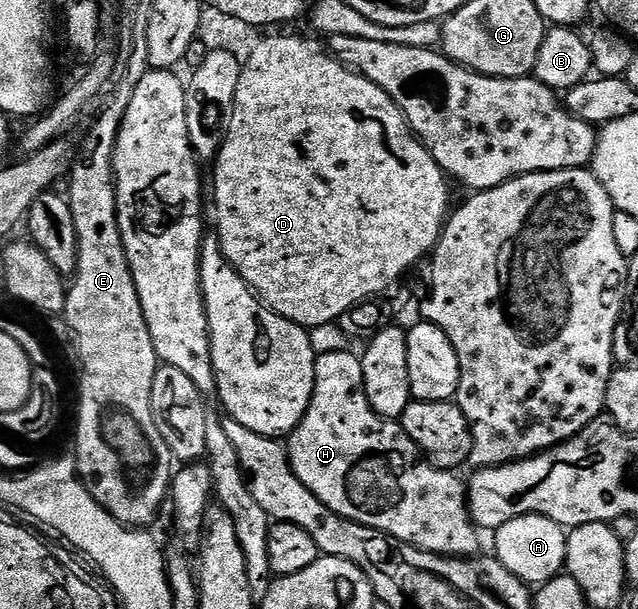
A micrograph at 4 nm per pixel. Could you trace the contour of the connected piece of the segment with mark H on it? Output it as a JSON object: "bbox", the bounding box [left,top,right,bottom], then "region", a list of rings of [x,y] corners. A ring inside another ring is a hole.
{"bbox":[287,350,479,558],"region":[[[346,350],[318,356],[315,378],[317,385],[313,388],[309,409],[287,440],[289,464],[299,482],[303,482],[303,486],[307,486],[307,490],[311,490],[311,494],[315,494],[315,498],[323,501],[333,512],[364,528],[384,532],[402,544],[411,544],[437,556],[465,558],[476,553],[473,551],[477,548],[479,532],[469,515],[466,485],[457,474],[435,468],[428,462],[409,465],[393,461],[393,456],[414,455],[415,445],[398,421],[382,420],[375,410],[371,410],[363,390],[363,366],[358,353]]]}

